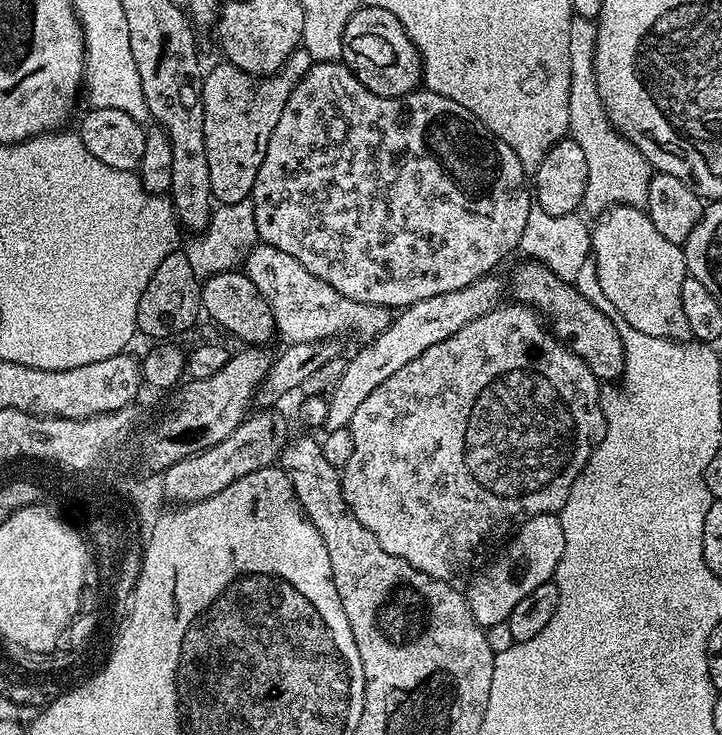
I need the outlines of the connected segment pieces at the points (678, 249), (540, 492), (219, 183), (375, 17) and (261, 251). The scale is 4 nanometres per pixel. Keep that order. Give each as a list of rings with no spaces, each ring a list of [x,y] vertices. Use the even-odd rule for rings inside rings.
[[[618,204],[607,212],[599,213],[597,220],[600,221],[591,229],[591,259],[596,261],[602,294],[606,294],[610,302],[614,302],[614,310],[618,310],[618,314],[622,314],[622,318],[626,318],[626,322],[630,322],[634,330],[642,330],[642,334],[667,340],[691,341],[693,334],[690,322],[682,311],[682,282],[688,276],[683,247],[658,234],[658,229],[654,222],[650,222],[647,211],[640,206]]]
[[[519,302],[511,303],[505,303],[490,314],[482,314],[482,318],[474,318],[474,322],[466,322],[458,334],[450,334],[446,342],[430,346],[430,350],[418,354],[414,362],[390,374],[390,378],[386,378],[382,386],[377,386],[365,398],[362,406],[358,406],[358,411],[348,425],[354,438],[354,451],[350,453],[350,462],[346,462],[340,473],[340,481],[342,494],[354,518],[358,518],[358,522],[362,522],[362,526],[366,526],[366,530],[378,538],[378,546],[382,546],[386,554],[394,554],[394,558],[410,562],[410,566],[430,574],[430,578],[455,581],[455,576],[468,571],[471,573],[485,559],[484,551],[491,544],[499,545],[530,518],[542,514],[558,514],[570,494],[570,486],[604,437],[604,411],[600,405],[601,381],[597,380],[590,366],[578,358],[578,354],[574,354],[568,345],[552,335],[536,309]]]
[[[295,48],[274,76],[255,76],[233,64],[219,63],[209,72],[207,69],[200,85],[200,101],[204,107],[202,130],[206,134],[206,166],[210,166],[212,198],[226,205],[251,197],[258,166],[262,166],[266,146],[270,146],[270,134],[274,134],[274,126],[282,118],[282,106],[286,106],[294,86],[312,68],[313,60],[306,49]]]
[[[359,7],[344,34],[343,63],[348,69],[374,94],[379,96],[404,96],[415,92],[421,87],[422,73],[420,70],[420,55],[410,42],[402,22],[381,8]]]
[[[260,242],[251,249],[250,260],[251,256],[250,275],[254,286],[258,286],[258,292],[270,306],[277,333],[284,336],[287,343],[312,343],[350,332],[369,340],[389,325],[391,309],[346,298],[328,282],[311,274],[306,266],[290,254]]]

